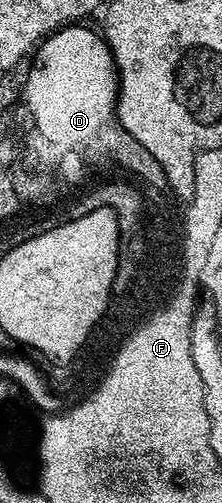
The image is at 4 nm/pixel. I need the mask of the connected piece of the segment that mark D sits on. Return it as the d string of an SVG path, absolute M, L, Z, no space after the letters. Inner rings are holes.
M62 27L61 36L45 47L22 96L28 98L32 114L37 116L37 122L41 122L53 142L61 142L61 146L69 146L69 150L81 150L81 154L89 154L89 158L113 158L113 162L125 162L129 170L145 174L145 170L149 170L149 162L153 162L153 166L159 166L159 162L123 128L116 116L119 79L109 46L98 33L79 27Z

